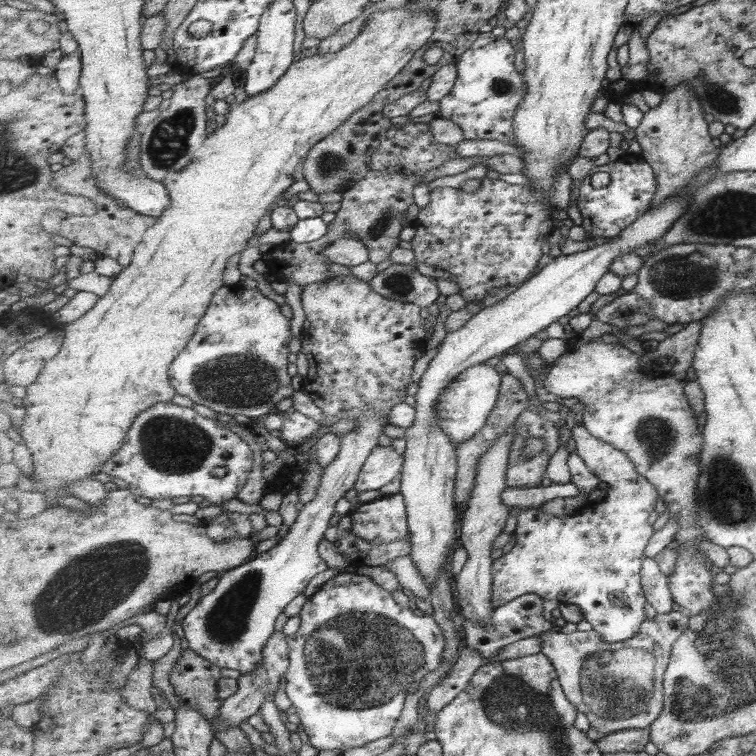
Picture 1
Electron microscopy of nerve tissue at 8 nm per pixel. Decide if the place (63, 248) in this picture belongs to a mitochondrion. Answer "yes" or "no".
no

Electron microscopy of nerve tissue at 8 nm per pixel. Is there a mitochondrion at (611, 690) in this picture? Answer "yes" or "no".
yes

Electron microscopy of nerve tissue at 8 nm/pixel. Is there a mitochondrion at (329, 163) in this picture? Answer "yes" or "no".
yes

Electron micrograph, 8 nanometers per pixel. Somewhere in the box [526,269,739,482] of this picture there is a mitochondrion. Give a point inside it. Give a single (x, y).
(657, 436)

